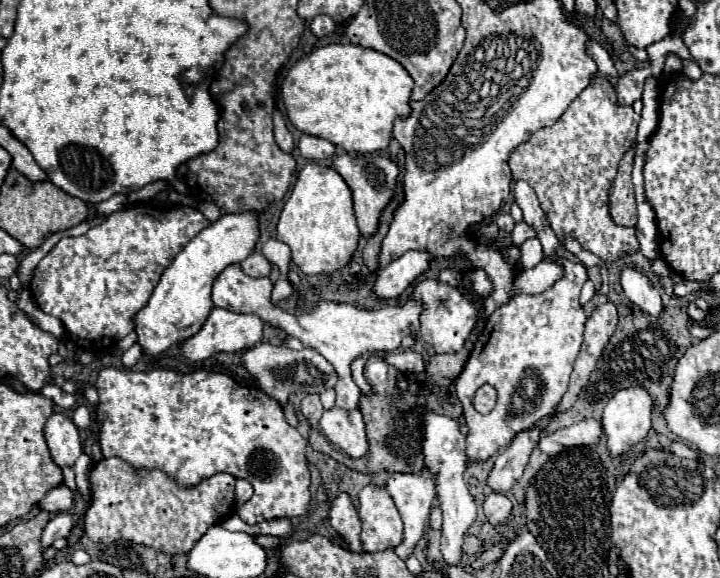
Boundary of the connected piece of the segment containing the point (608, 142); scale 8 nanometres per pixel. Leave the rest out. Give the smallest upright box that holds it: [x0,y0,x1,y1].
[509,75,641,261]

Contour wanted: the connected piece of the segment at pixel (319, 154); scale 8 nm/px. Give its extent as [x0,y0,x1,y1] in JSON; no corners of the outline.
[299,135,335,161]

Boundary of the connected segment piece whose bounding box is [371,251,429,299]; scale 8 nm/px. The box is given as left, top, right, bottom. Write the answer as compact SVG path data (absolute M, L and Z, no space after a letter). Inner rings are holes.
M407 251L397 261L389 263L385 269L381 269L373 283L373 293L377 299L395 299L399 297L407 285L419 277L429 267L429 253L423 251Z

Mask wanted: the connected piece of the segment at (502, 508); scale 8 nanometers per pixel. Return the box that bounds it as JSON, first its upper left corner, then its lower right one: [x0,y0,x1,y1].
[483,493,513,525]

